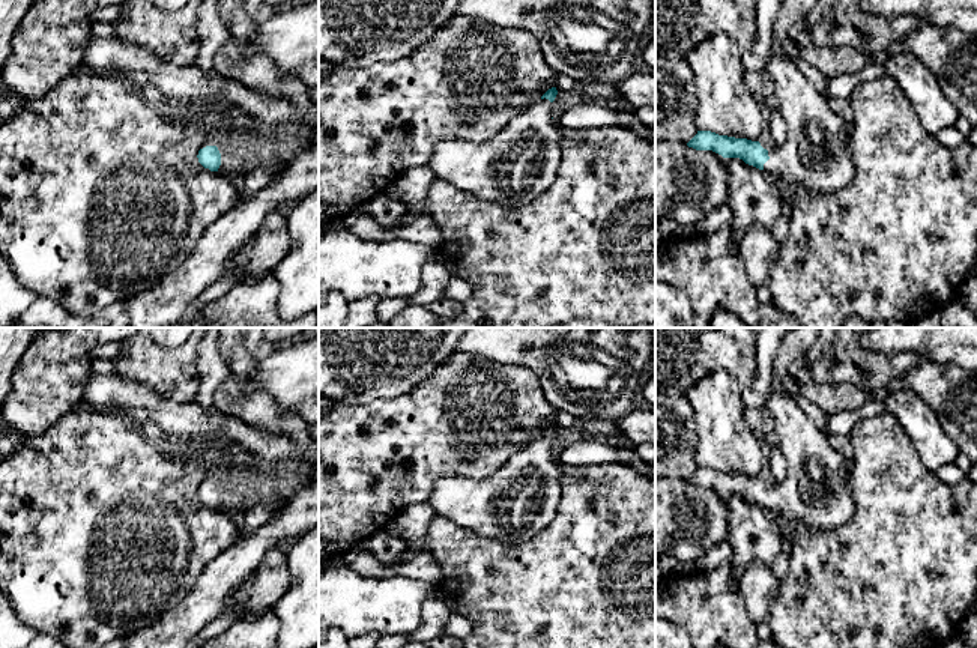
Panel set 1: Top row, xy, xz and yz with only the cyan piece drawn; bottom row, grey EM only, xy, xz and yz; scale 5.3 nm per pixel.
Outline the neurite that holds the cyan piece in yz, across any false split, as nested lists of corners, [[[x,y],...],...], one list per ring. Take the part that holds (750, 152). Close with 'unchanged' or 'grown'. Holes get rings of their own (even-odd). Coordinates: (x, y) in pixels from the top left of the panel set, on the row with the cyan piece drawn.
[[[788,56],[771,57],[765,69],[788,126],[782,146],[767,150],[759,141],[711,131],[697,131],[687,146],[712,150],[723,158],[740,158],[813,195],[843,191],[852,182],[855,168],[848,147],[849,134],[831,108],[830,98],[819,93]]]; grown

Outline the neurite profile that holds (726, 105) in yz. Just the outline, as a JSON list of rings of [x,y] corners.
[[[723,33],[685,54],[697,98],[694,122],[699,131],[759,141],[764,117],[744,83],[741,59],[740,47]]]

